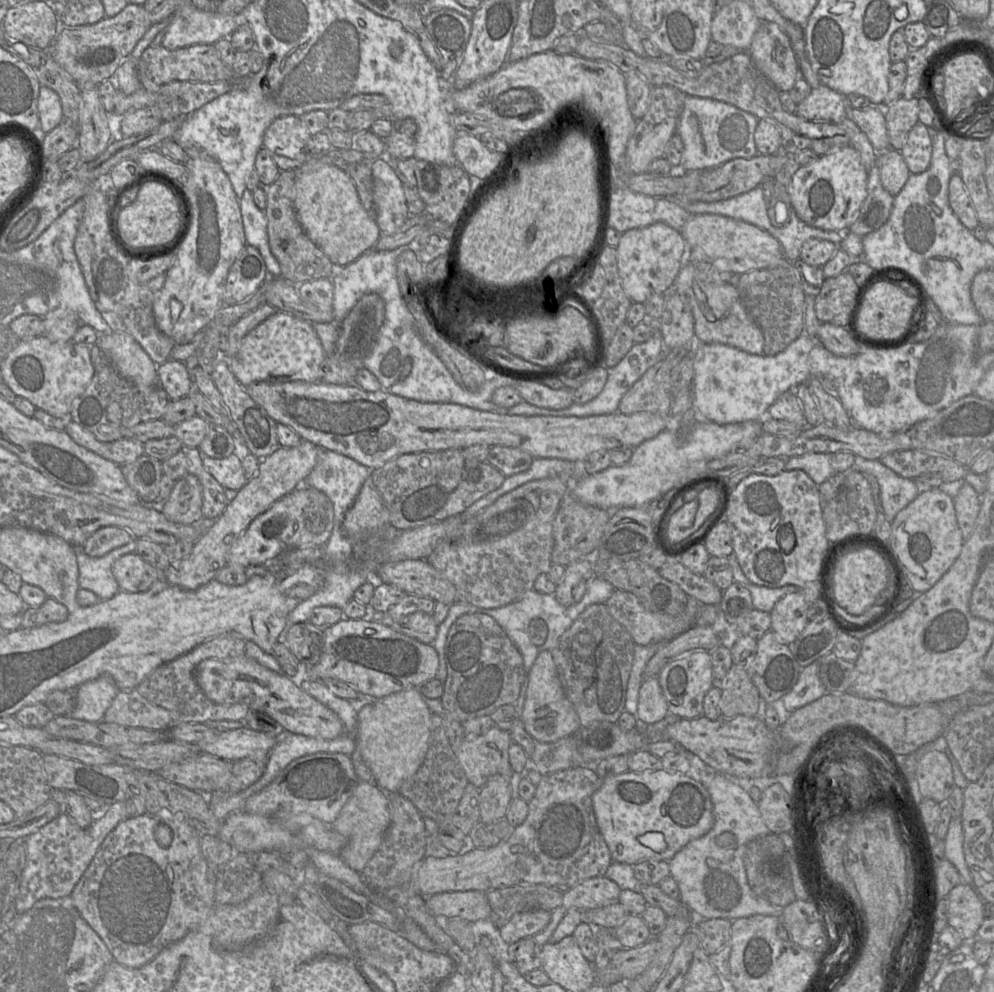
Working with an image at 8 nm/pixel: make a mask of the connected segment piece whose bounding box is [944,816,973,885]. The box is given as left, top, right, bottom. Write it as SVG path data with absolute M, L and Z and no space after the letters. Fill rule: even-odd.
M954 816L951 819L947 835L944 838L944 856L955 866L962 878L962 883L973 885L973 878L964 857L963 841L964 834L961 817Z

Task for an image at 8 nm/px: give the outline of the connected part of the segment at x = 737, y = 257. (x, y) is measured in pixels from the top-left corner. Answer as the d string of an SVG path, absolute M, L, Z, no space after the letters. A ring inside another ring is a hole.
M716 214L692 215L681 230L688 248L699 247L711 259L726 259L729 271L744 274L776 265L785 258L780 242L753 224Z

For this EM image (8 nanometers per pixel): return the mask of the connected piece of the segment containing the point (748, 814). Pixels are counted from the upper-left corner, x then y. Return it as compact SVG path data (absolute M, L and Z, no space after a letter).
M693 756L693 770L689 775L701 782L709 792L713 805L714 824L707 834L688 843L668 861L670 876L679 886L681 901L697 919L735 920L757 914L780 917L784 907L772 905L753 892L749 886L744 865L744 851L748 843L770 833L757 805L761 790L757 786L744 790L726 775L711 769L696 756Z

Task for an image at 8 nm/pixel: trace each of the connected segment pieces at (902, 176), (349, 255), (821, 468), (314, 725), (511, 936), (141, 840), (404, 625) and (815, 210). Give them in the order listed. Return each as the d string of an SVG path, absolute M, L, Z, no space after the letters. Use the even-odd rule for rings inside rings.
M893 149L877 151L876 165L879 168L882 186L895 197L903 189L911 174L900 151Z
M310 158L294 169L294 208L304 232L337 266L345 266L373 249L381 231L363 207L355 184L342 169Z
M807 453L790 457L784 470L802 470L818 487L835 474L830 463L830 454L824 453Z
M247 655L205 659L197 665L194 675L212 702L221 705L245 703L251 712L268 715L287 732L323 739L334 739L345 733L344 724L335 712L294 684L289 677L269 670Z
M537 909L515 914L499 931L509 945L531 937L545 929L551 919L551 912Z
M168 809L160 810L157 815L147 813L130 816L120 822L104 839L97 850L91 863L75 885L71 897L75 908L86 923L99 935L114 960L126 968L137 969L152 961L164 948L181 940L187 933L196 929L210 914L215 905L215 884L217 868L211 865L202 855L200 849L200 834L194 826L189 823L188 817L182 813L172 813ZM159 824L167 825L172 832L171 844L162 848L154 837L154 830Z
M415 612L399 620L387 619L384 624L424 644L432 643L438 631L432 615L423 612Z
M847 145L798 168L790 185L791 205L797 216L812 227L826 231L848 230L867 197L867 181L868 171L860 154Z

